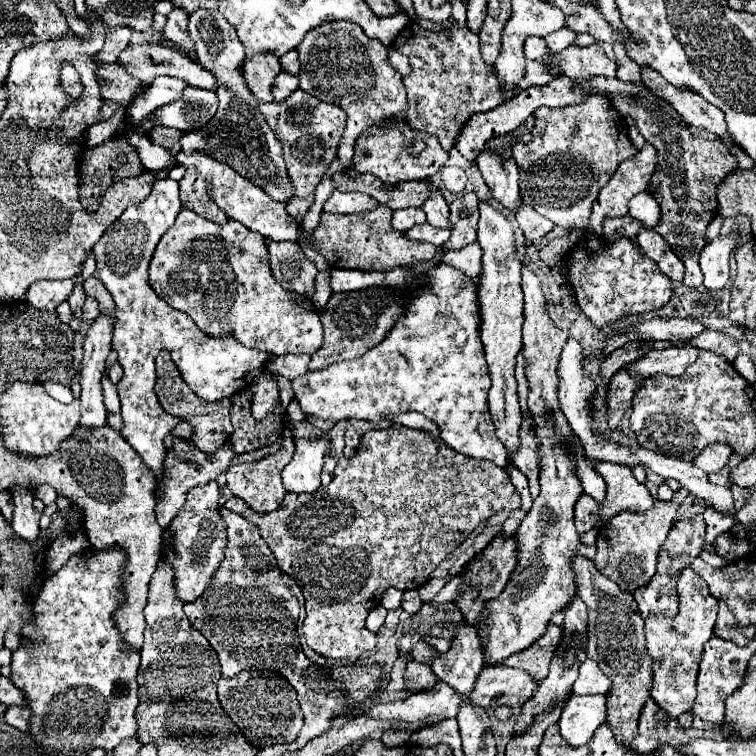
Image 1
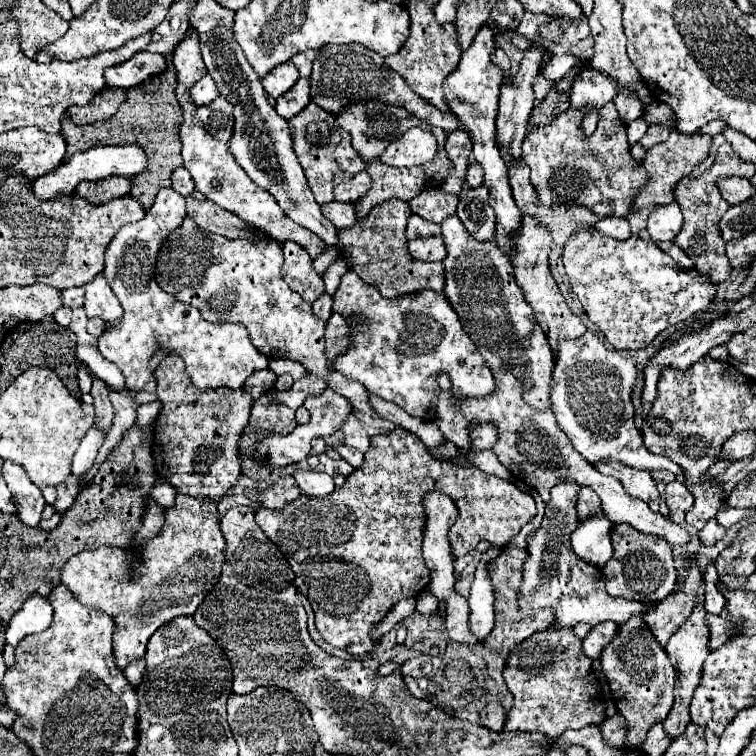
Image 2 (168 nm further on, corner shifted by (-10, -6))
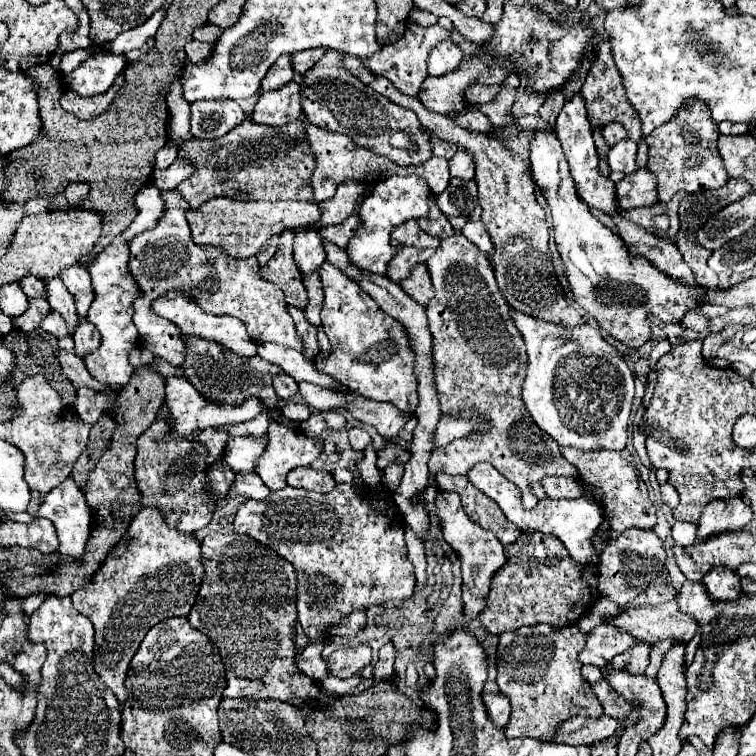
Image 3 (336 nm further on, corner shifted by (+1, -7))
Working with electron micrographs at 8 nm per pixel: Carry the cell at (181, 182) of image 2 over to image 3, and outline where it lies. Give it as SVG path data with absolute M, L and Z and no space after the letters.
M168 139L168 143L158 151L155 158L155 169L166 169L178 156L178 145L174 139Z

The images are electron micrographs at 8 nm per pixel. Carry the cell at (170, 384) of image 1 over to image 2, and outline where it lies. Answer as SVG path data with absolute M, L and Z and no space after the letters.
M179 356L163 358L155 376L157 398L163 404L163 410L155 420L153 434L157 476L173 484L183 494L213 498L219 502L221 496L237 484L241 474L239 434L243 434L249 422L249 410L253 404L251 394L245 390L217 390L215 400L215 392L195 390L185 372L185 362Z

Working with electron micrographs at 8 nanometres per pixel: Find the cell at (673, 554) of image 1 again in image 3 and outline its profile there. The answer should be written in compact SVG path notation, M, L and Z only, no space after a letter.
M636 641L634 647L630 647L626 653L616 655L616 659L612 659L610 667L620 667L620 671L632 671L632 675L642 675L648 667L650 649L652 647L648 647L648 643Z

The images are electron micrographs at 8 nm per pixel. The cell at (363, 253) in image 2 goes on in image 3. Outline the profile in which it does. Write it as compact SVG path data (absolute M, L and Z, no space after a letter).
M424 263L416 265L412 269L410 277L400 283L400 287L420 305L428 305L432 295L434 295L434 287L430 283L430 273L428 273L428 267Z

